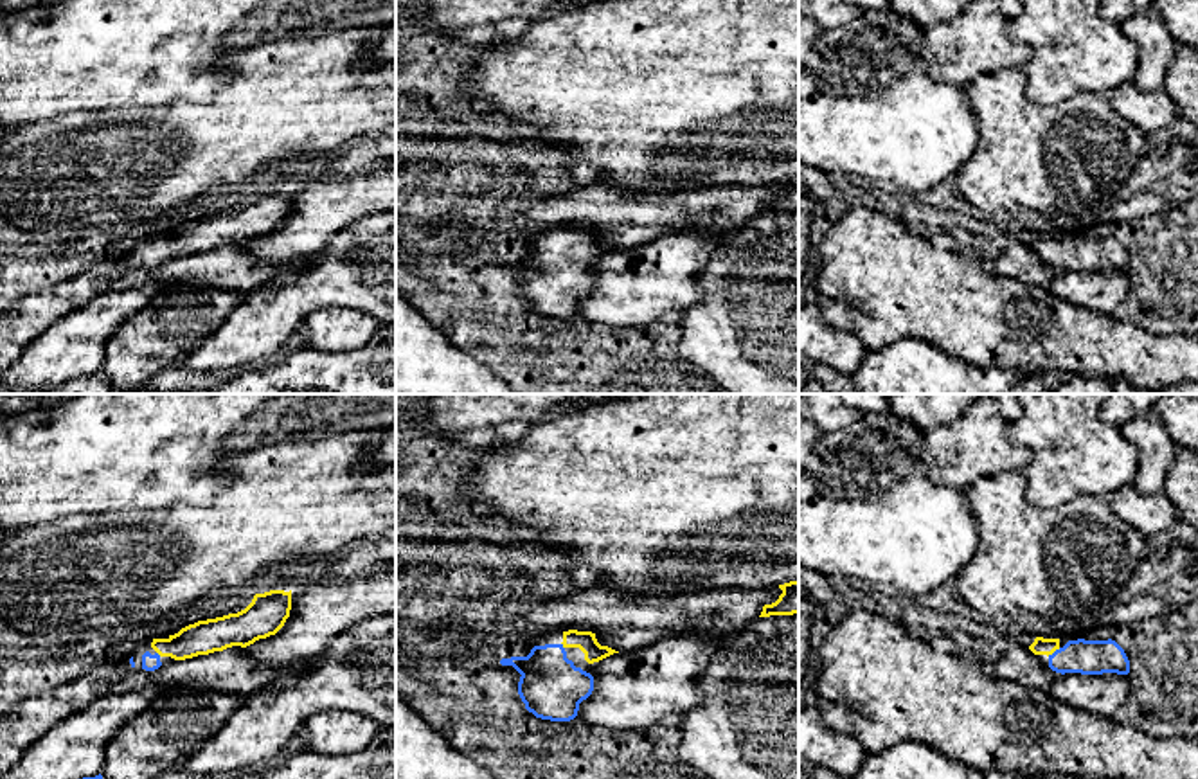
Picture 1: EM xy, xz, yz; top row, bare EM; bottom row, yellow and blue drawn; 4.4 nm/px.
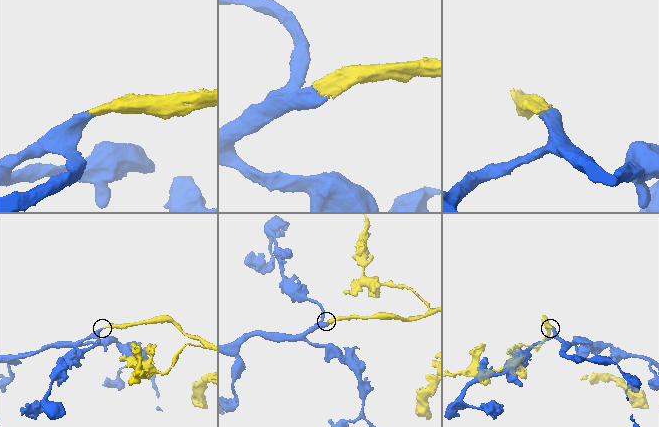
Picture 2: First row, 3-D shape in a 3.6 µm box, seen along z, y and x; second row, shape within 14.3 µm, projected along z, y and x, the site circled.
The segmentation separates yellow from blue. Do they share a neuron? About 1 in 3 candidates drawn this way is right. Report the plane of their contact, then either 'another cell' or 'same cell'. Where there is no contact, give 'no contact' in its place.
meets yellow in yz; same cell

